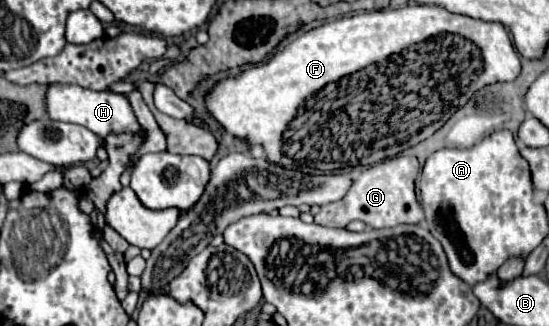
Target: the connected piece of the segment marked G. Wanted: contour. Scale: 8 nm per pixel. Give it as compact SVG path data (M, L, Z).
M395 156L375 166L363 168L353 174L353 184L343 200L321 206L315 214L315 222L329 228L345 228L353 220L361 220L371 228L391 228L397 224L417 224L425 218L425 212L415 196L415 178L421 166L415 156Z

